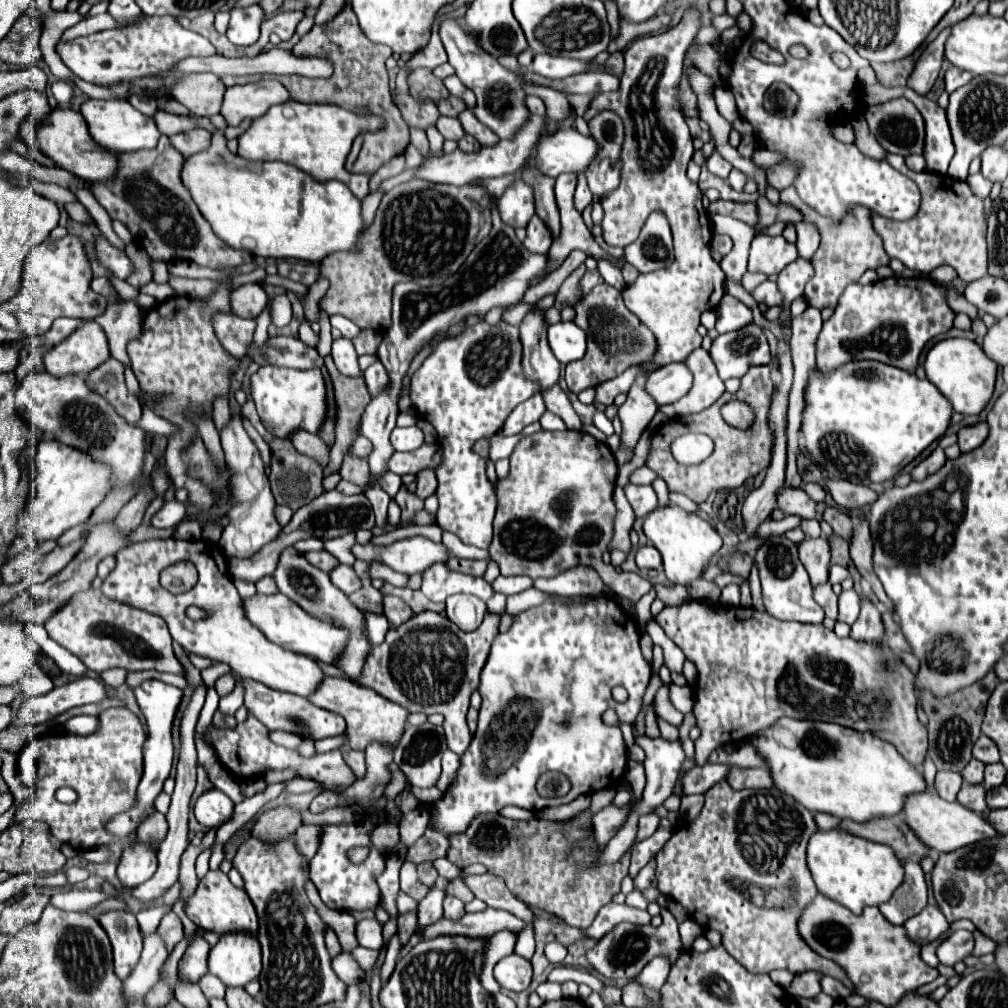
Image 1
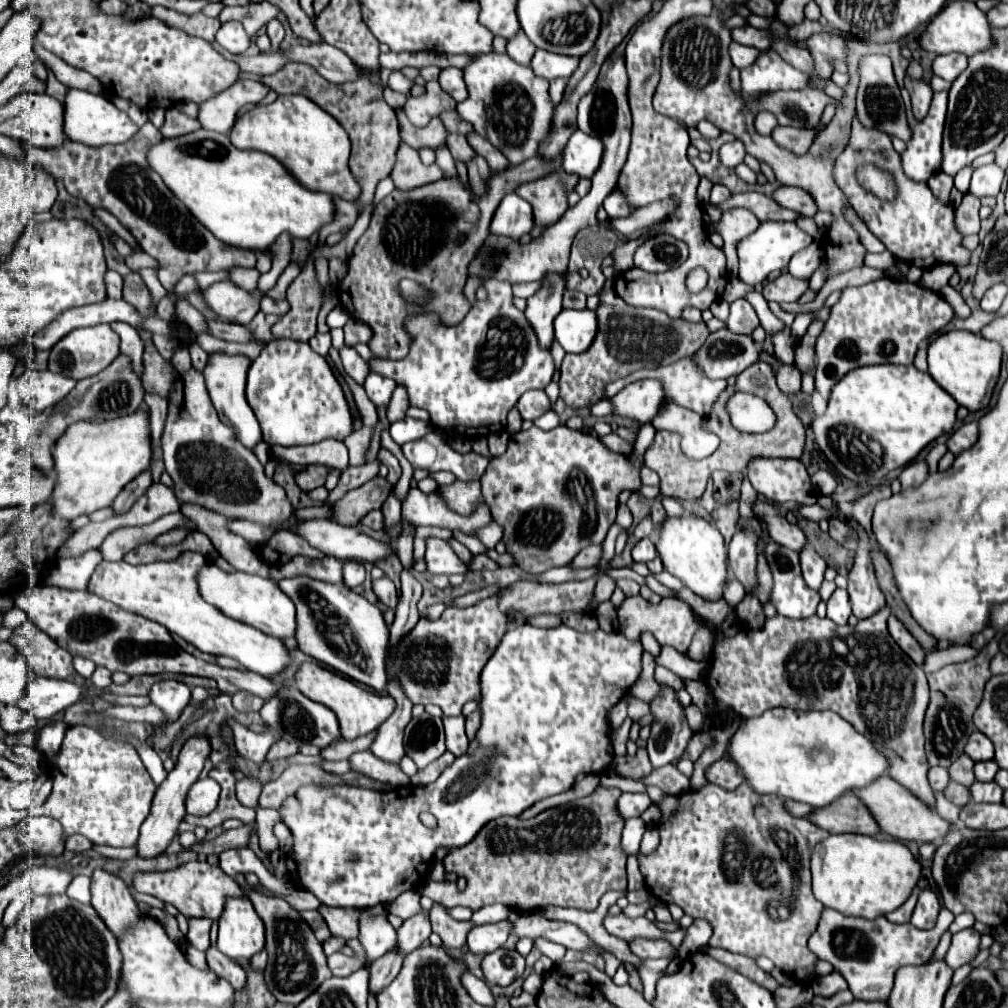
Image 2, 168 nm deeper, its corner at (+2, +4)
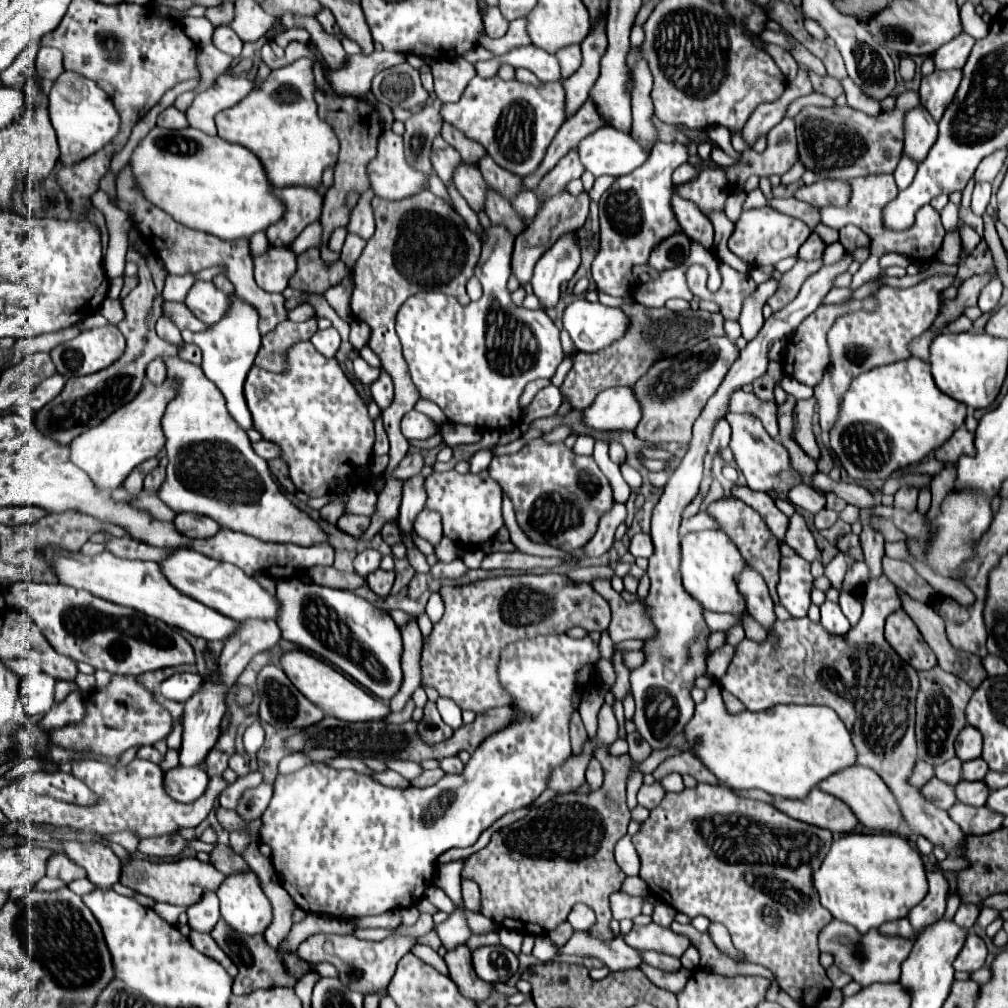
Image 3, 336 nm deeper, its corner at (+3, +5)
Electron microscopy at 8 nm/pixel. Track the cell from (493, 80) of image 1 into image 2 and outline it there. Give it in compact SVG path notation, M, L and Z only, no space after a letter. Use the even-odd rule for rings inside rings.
M483 54L465 66L469 96L457 104L457 114L467 120L475 132L487 138L509 164L521 164L539 152L539 144L549 136L555 104L549 95L549 81L535 76L529 66L515 64L507 54Z

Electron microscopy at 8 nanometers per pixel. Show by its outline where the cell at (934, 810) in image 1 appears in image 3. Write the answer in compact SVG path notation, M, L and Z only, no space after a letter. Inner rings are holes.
M854 765L848 767L832 777L826 779L826 783L820 783L818 787L822 787L822 791L842 799L858 817L858 821L868 827L868 829L876 829L876 831L890 831L896 833L900 829L900 825L904 823L902 813L898 803L894 801L892 791L886 787L886 783L882 781L882 777L878 773L874 773L870 767L862 767L862 765Z

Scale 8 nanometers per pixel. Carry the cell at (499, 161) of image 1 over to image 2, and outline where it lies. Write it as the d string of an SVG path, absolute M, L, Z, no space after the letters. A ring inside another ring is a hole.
M401 142L399 150L397 150L395 166L391 170L391 178L393 178L397 190L407 192L407 190L413 190L413 188L419 188L423 184L443 178L443 172L439 170L437 164L423 166L423 162L419 160L419 152L415 148L407 146L405 142Z

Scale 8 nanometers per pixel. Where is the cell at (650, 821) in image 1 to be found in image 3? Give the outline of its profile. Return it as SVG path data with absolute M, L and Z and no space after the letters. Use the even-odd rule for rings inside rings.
M624 835L624 837L616 843L614 855L616 855L618 867L620 867L626 875L638 875L638 871L640 871L640 859L638 859L638 853L636 853L636 847L634 847L630 835Z

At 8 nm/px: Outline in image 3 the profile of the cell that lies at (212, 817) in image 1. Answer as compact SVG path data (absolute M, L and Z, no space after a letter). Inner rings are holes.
M176 767L164 773L164 789L178 803L194 803L208 787L208 775L200 767Z

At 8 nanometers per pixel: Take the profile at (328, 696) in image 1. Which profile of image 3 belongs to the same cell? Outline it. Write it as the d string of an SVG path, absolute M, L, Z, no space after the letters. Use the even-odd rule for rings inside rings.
M288 651L282 655L280 667L286 671L288 679L294 683L294 687L308 697L314 705L318 705L328 717L342 719L346 723L366 723L366 721L378 721L384 719L390 713L390 707L380 701L378 697L372 697L368 691L346 679L340 671L336 671L332 665L316 659L314 655L306 651Z

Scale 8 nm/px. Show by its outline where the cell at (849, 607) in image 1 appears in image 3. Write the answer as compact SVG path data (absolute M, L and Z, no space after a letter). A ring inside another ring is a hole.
M826 599L824 605L820 605L820 613L822 613L820 623L826 627L826 631L830 631L834 635L844 635L850 629L850 623L844 617L844 613L842 613L838 603Z

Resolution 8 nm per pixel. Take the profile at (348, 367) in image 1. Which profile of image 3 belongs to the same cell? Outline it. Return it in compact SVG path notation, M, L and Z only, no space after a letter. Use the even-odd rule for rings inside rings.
M360 355L354 359L354 373L356 373L356 377L364 383L364 385L370 385L370 383L374 383L376 379L378 379L378 375L380 375L380 369L374 369L374 367L370 367Z

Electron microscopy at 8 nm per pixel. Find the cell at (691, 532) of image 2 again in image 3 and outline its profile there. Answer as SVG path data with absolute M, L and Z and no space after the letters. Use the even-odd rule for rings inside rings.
M698 531L688 533L680 541L682 559L680 559L680 575L684 589L696 601L700 601L708 611L732 613L740 615L744 611L744 599L736 589L734 577L742 571L742 555L736 551L734 543L724 531Z

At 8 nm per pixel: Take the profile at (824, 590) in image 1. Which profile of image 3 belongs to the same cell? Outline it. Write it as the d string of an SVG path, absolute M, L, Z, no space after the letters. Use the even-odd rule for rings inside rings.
M794 513L790 517L790 525L788 525L784 543L790 545L800 557L804 557L810 563L816 561L818 555L820 555L820 551L816 547L816 541L814 541L814 537L812 537L812 533L810 533L804 517L798 515L798 513Z

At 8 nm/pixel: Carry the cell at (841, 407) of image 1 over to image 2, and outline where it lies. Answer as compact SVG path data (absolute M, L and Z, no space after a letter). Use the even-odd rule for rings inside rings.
M875 364L857 368L837 382L825 414L815 416L811 428L817 446L841 476L853 480L855 484L881 482L893 470L907 466L907 462L911 462L927 444L943 434L949 434L957 422L957 408L959 404L927 372L919 372L913 364Z

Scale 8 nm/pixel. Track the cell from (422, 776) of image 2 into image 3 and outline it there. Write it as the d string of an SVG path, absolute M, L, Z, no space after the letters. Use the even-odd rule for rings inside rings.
M446 757L446 759L440 759L440 769L444 773L460 773L462 771L462 761L458 757Z

